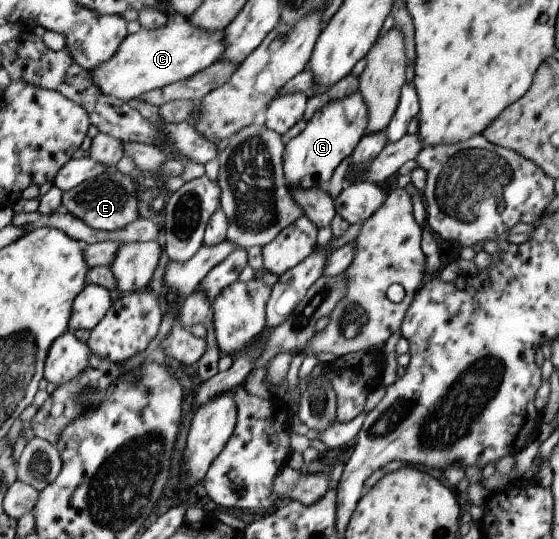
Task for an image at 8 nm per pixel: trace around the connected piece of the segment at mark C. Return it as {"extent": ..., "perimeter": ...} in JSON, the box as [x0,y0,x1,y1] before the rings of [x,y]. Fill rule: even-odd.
{"extent":[88,18,222,102],"perimeter":[[[186,18],[169,19],[158,29],[147,30],[140,27],[136,33],[126,33],[115,52],[109,58],[88,71],[89,79],[102,95],[127,102],[128,100],[136,99],[140,94],[156,88],[160,89],[165,85],[194,75],[197,71],[203,70],[210,64],[220,60],[222,50],[221,30],[207,32],[191,26]]]}

